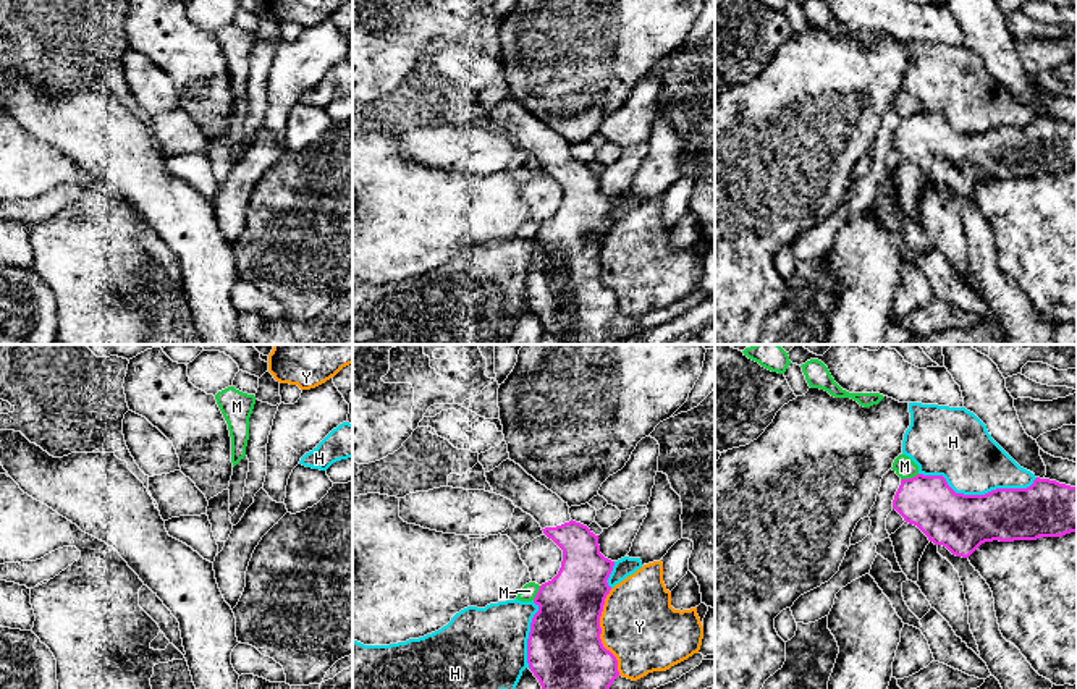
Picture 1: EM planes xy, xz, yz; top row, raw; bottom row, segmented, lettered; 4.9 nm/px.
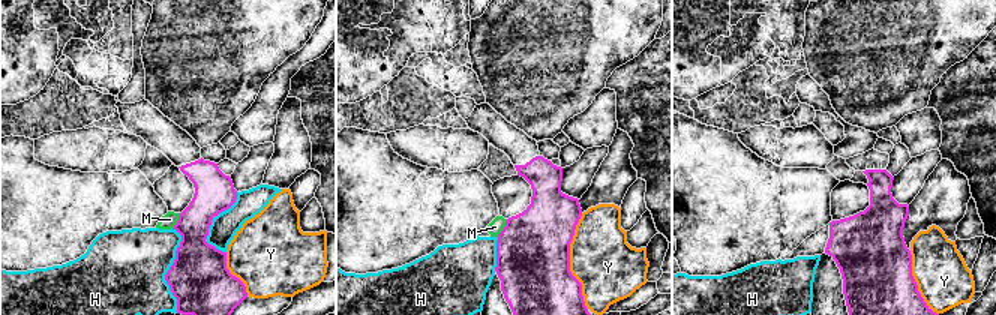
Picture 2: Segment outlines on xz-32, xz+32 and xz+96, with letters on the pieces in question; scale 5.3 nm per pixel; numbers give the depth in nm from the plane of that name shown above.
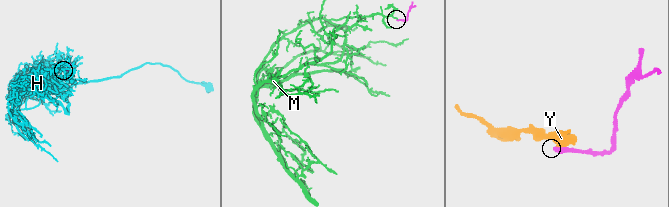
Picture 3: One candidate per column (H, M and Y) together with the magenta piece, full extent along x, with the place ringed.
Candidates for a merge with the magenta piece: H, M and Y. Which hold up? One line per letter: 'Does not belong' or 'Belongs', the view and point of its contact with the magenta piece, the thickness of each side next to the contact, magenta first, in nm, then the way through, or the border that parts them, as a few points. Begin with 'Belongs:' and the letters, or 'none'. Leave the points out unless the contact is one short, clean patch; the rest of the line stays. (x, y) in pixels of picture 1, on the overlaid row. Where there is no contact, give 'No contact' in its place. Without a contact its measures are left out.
Belongs: none
H: Does not belong. Touches magenta at yz (977, 495). Thickness 280 nm (magenta) against 320 nm
M: Does not belong. Touches magenta at yz (909, 479). Thickness 260 nm (magenta) against 100 nm
Y: Does not belong. Touches magenta at xz (600, 633). Thickness 380 nm (magenta) against 380 nm

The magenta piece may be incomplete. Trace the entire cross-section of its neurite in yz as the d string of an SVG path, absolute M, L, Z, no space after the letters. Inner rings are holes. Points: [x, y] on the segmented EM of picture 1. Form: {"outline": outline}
{"outline": "M943 476L902 479L893 500L930 542L969 558L985 542L1037 540L1077 532L1077 487L1037 477L1027 488L956 493Z"}

